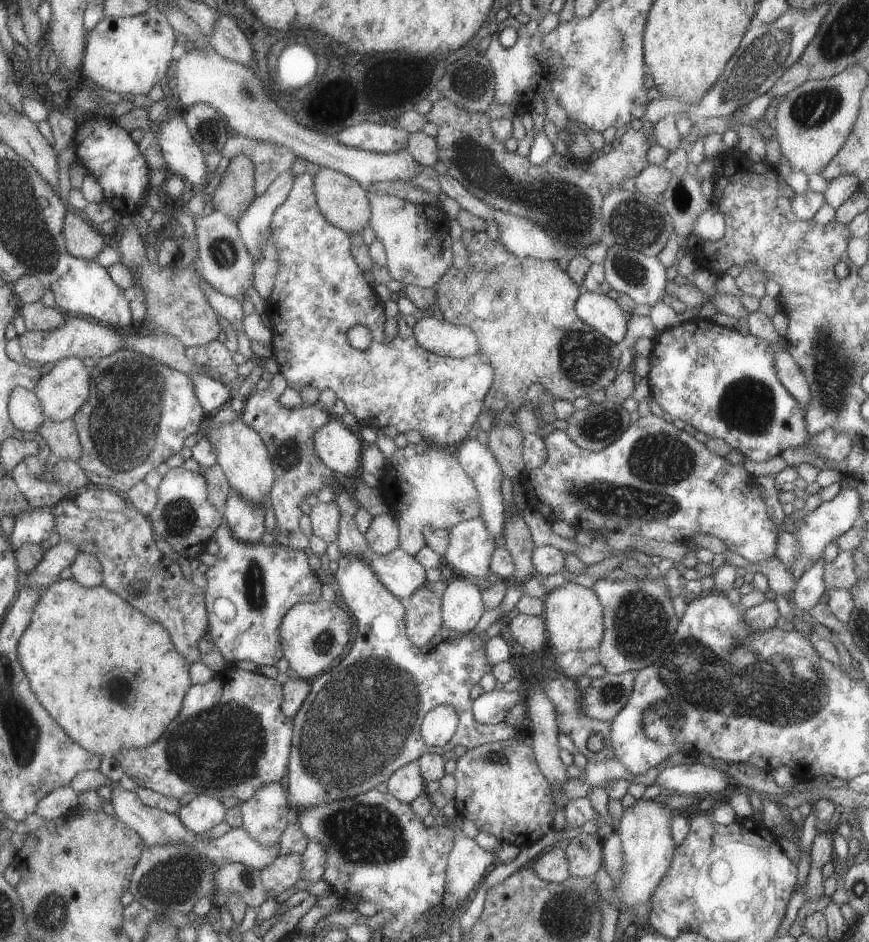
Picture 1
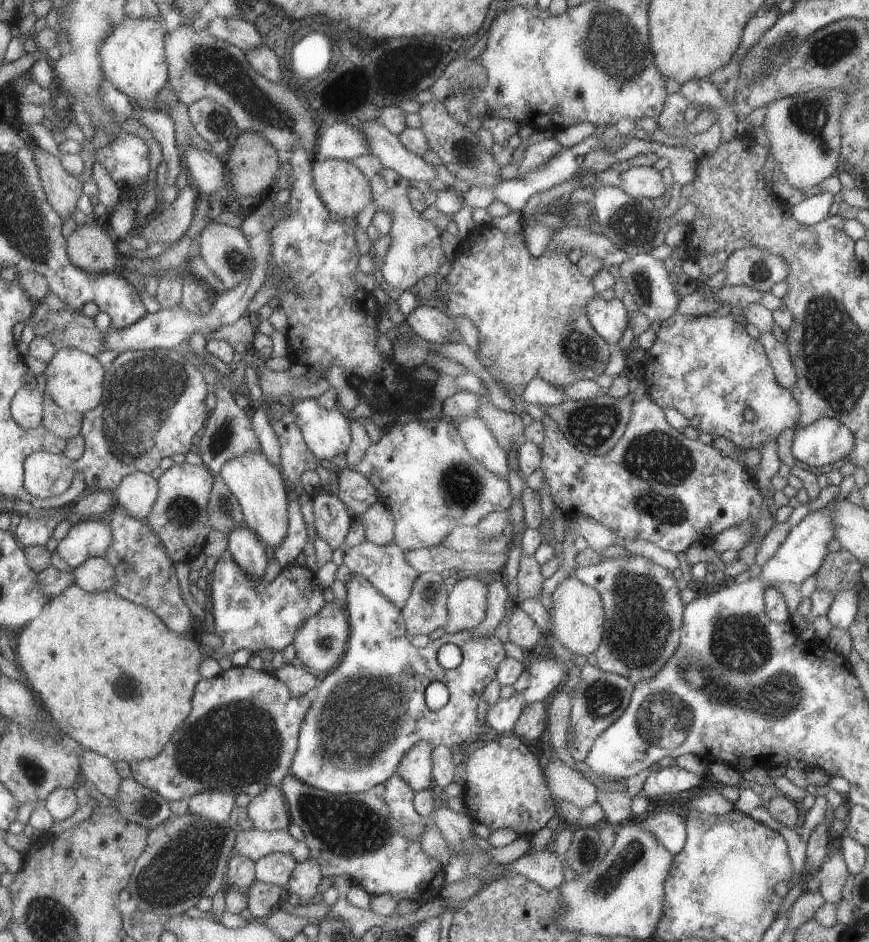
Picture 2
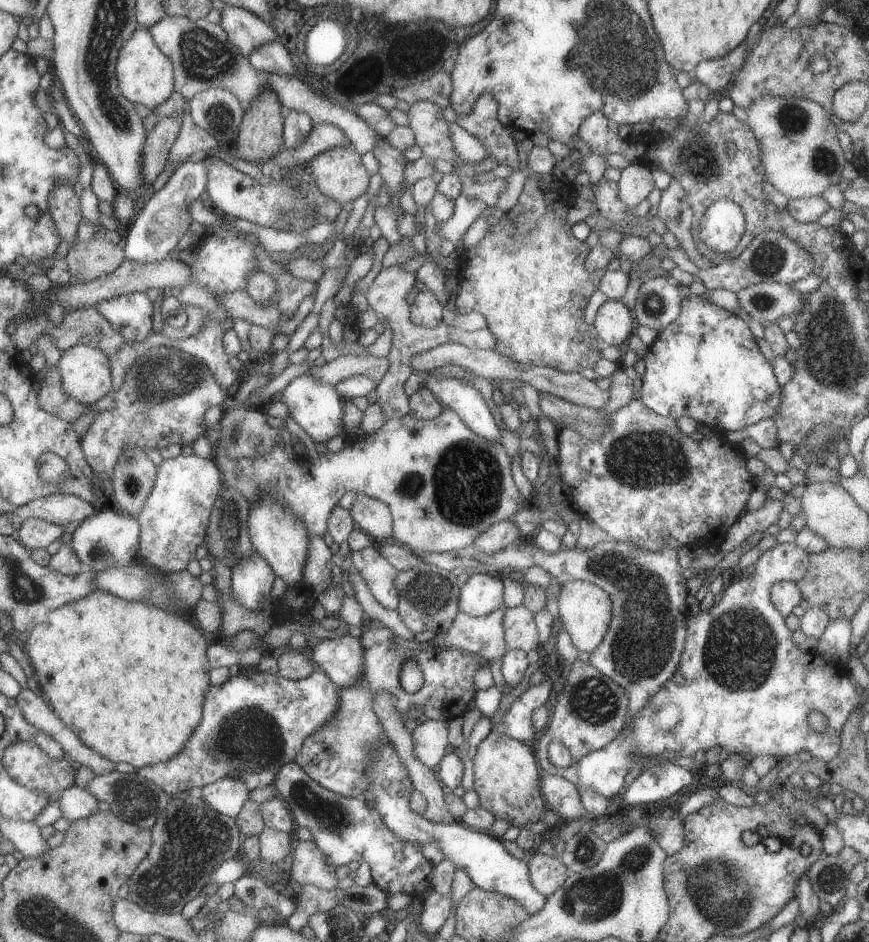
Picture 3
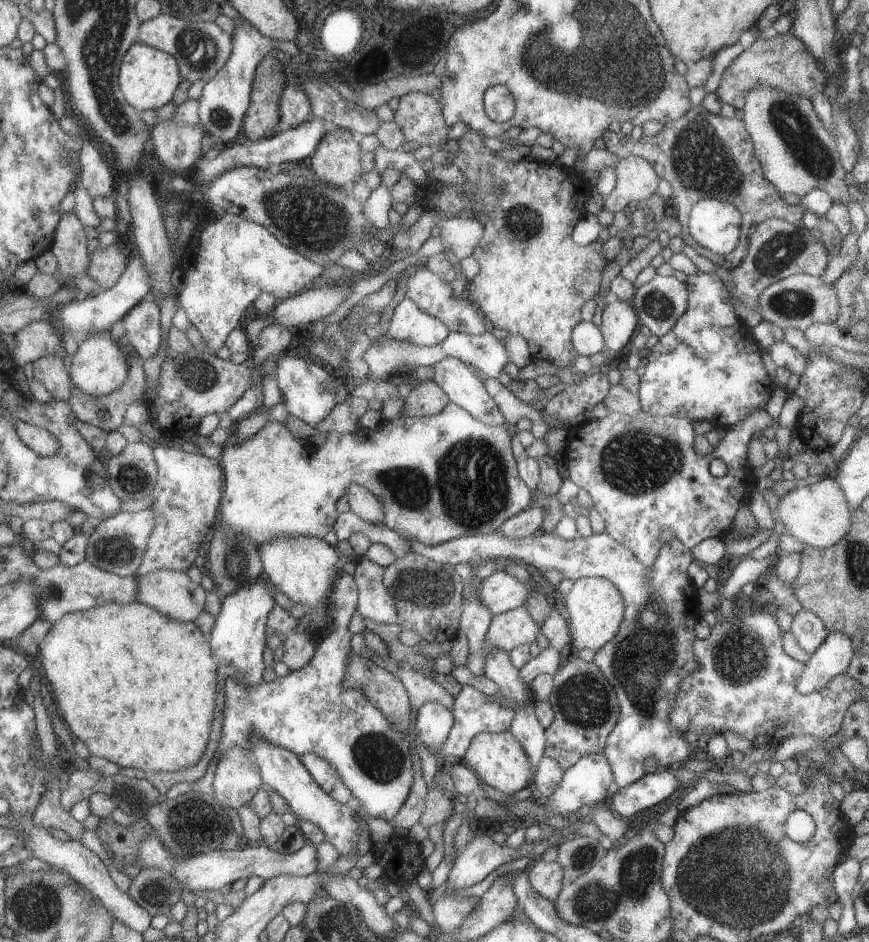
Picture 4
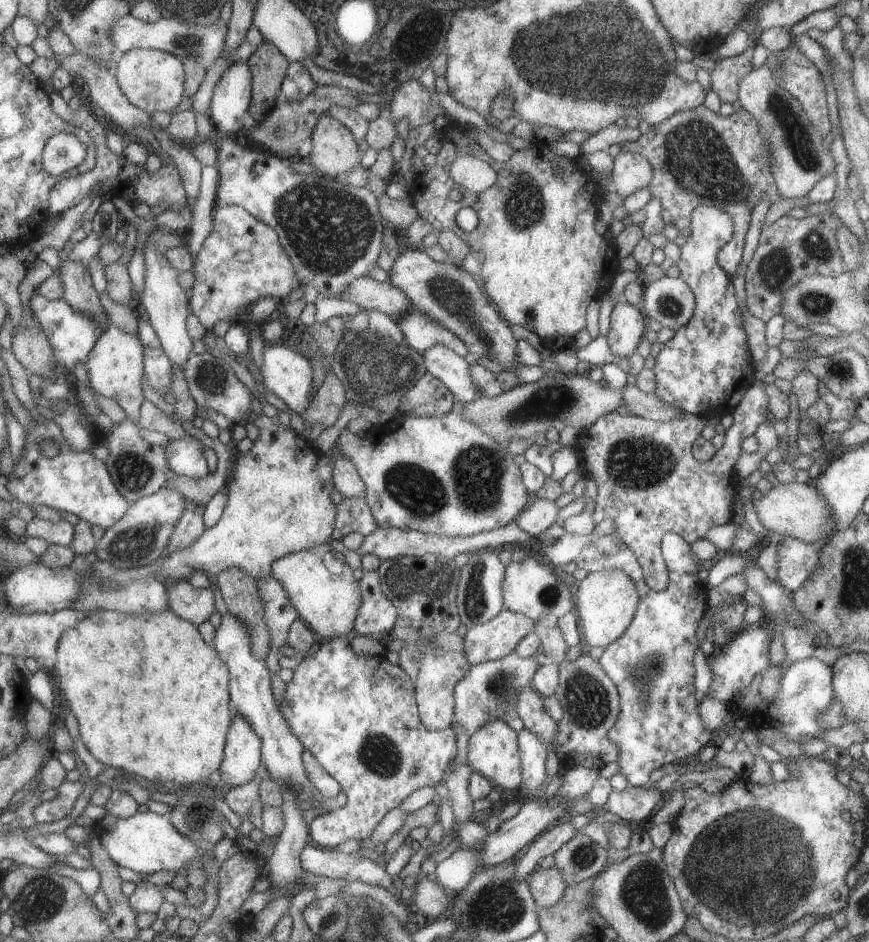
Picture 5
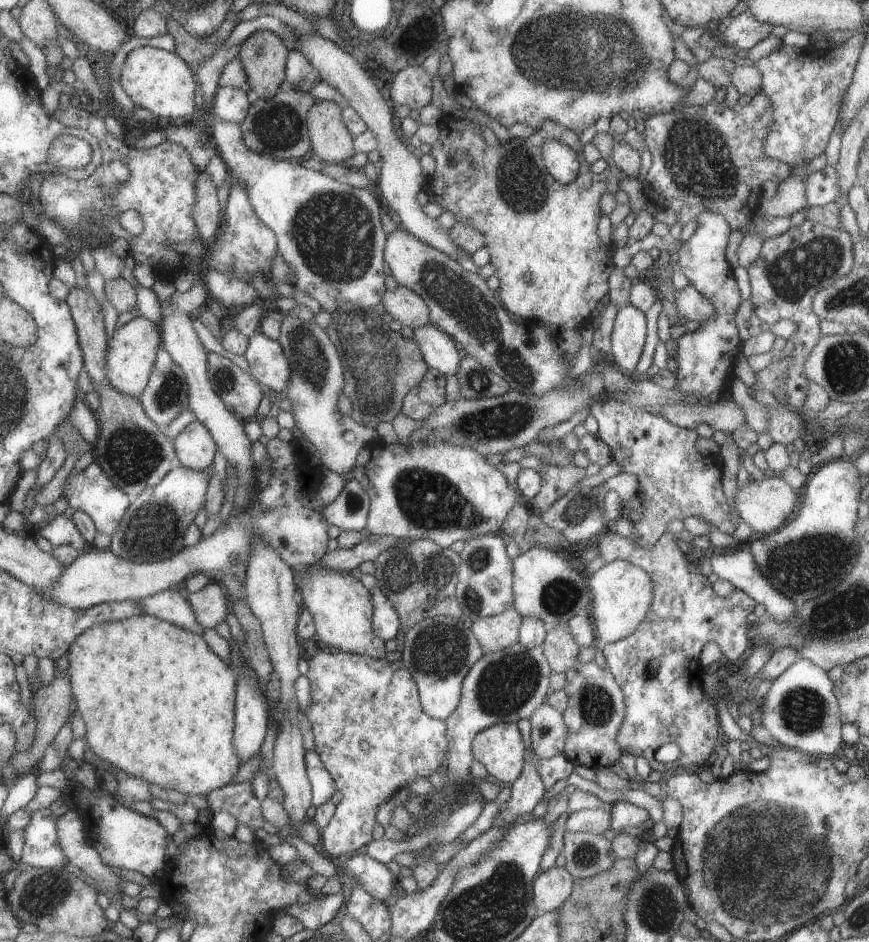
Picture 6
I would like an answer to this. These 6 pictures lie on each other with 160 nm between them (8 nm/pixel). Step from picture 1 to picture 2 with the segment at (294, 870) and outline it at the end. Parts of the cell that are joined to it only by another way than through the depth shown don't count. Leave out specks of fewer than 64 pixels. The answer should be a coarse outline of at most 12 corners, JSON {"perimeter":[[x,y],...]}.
{"perimeter":[[269,853],[254,862],[254,878],[285,886],[296,863]]}

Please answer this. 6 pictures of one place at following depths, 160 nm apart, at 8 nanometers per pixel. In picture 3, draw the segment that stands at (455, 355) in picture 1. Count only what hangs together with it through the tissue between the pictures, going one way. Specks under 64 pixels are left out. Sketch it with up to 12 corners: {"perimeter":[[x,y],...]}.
{"perimeter":[[417,287],[410,322],[427,329],[442,322],[435,294]]}

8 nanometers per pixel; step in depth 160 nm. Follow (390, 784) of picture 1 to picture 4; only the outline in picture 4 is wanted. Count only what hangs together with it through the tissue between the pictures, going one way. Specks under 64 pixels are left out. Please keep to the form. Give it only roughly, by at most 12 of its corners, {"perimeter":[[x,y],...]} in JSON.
{"perimeter":[[426,702],[415,716],[416,741],[435,755],[453,711]]}

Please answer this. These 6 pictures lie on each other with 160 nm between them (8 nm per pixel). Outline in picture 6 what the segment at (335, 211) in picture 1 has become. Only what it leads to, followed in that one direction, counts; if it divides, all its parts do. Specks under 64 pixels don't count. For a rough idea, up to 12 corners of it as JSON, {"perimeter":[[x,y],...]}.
{"perimeter":[[335,101],[306,114],[311,148],[324,165],[355,153]]}

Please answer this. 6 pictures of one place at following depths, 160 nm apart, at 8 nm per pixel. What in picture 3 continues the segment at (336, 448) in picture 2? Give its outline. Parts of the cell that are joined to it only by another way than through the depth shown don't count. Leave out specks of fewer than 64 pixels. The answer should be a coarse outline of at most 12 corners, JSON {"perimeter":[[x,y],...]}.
{"perimeter":[[307,372],[277,398],[311,441],[342,436],[343,408],[331,384]]}

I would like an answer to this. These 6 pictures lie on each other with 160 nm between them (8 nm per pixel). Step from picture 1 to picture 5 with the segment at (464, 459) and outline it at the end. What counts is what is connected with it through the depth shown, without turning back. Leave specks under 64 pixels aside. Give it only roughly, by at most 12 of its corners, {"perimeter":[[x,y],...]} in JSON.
{"perimeter":[[445,345],[421,352],[426,371],[455,398],[480,396],[469,364]]}

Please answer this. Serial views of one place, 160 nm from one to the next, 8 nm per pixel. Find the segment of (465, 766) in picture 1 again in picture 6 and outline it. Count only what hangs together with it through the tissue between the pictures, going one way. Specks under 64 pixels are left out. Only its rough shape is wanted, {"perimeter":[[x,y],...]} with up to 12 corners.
{"perimeter":[[495,723],[471,741],[473,760],[502,786],[524,763],[516,723]]}

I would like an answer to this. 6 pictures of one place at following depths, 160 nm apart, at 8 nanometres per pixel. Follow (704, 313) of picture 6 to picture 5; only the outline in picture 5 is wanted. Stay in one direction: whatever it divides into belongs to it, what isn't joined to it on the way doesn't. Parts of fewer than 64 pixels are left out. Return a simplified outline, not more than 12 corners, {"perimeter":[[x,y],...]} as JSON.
{"perimeter":[[663,275],[643,286],[646,320],[676,331],[692,315],[683,279]]}

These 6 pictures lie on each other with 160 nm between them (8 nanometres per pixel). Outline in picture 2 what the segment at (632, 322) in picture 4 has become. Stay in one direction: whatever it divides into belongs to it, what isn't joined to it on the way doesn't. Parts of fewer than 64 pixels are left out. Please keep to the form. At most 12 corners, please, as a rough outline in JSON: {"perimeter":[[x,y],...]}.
{"perimeter":[[598,294],[586,302],[587,320],[616,346],[629,318],[618,299]]}

